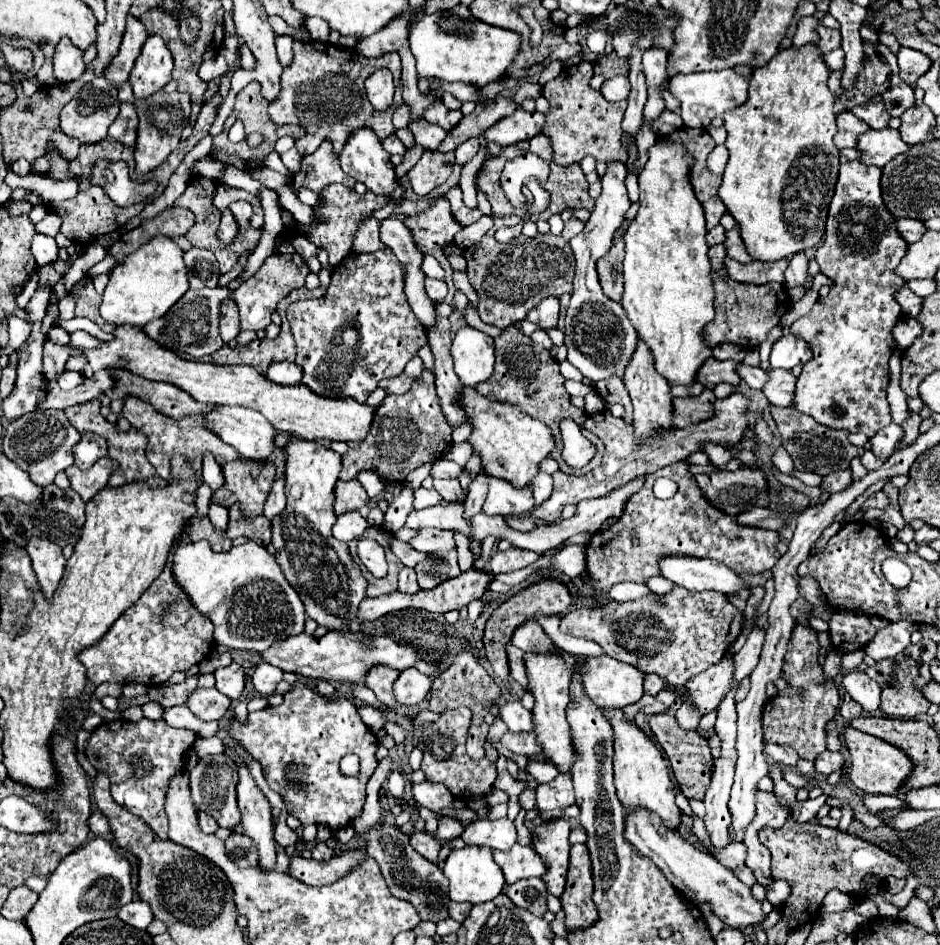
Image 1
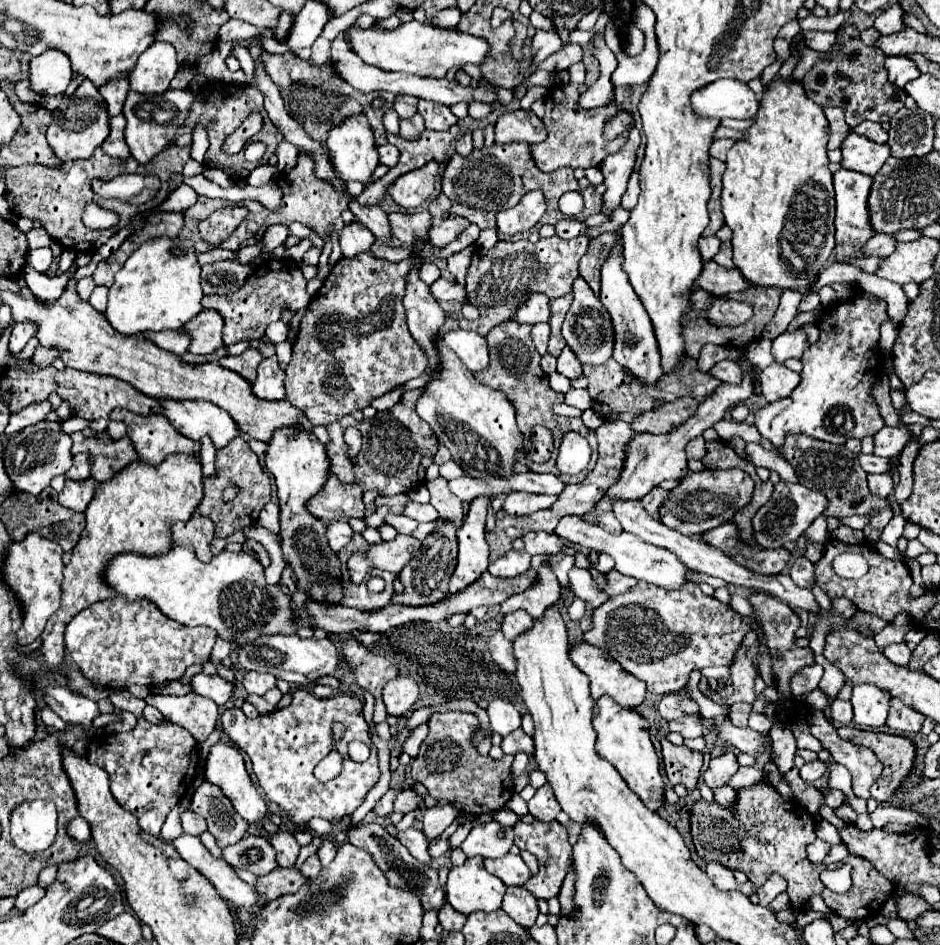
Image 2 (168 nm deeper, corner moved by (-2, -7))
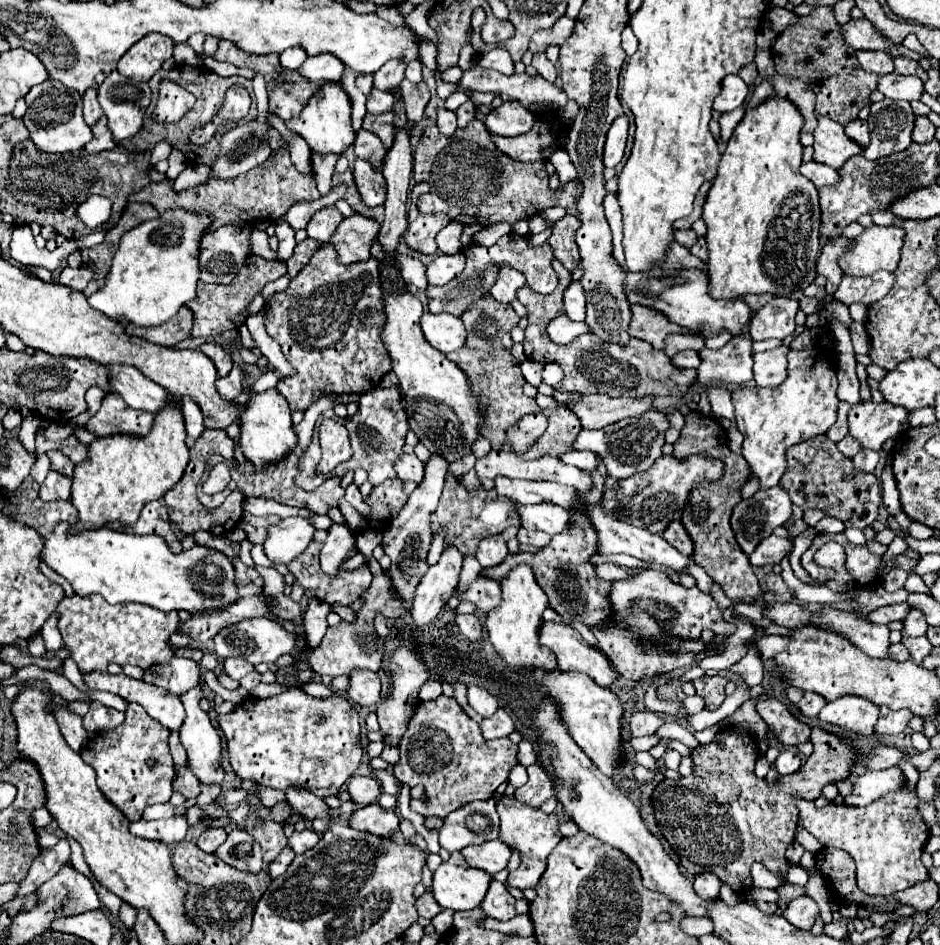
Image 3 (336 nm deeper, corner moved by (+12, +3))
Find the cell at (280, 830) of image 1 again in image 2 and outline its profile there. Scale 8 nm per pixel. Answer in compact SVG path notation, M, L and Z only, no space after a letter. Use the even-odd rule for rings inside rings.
M277 831L269 837L269 843L277 851L277 863L279 867L293 867L299 855L299 845L295 837L289 831Z

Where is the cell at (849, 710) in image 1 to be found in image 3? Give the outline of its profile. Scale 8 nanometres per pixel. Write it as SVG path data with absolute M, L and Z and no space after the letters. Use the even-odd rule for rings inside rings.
M805 693L803 699L799 701L799 709L801 709L801 713L807 715L807 717L817 717L819 709L825 707L825 703L827 703L825 697L821 697L819 693Z

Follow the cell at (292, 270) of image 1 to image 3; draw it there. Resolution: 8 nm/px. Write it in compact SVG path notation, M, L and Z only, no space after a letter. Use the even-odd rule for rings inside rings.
M251 255L247 257L245 265L241 267L241 271L237 273L237 277L229 283L229 285L209 285L199 281L197 283L197 297L193 301L189 301L189 309L195 315L193 321L193 337L217 337L225 331L235 329L235 325L241 325L247 317L247 307L251 305L251 301L261 295L265 283L275 281L279 277L283 277L287 273L285 263L283 261L267 261L259 255Z

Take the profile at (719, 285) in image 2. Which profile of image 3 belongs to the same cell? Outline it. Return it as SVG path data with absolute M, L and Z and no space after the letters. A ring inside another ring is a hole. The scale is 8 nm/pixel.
M673 243L667 259L661 261L661 267L669 267L669 269L703 269L705 271L705 261L701 261L699 257L693 257L691 251L679 243Z

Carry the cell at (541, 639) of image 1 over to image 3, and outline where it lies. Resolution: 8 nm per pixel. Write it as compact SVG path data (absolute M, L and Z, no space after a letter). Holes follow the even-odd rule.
M483 577L475 579L471 583L471 587L461 595L461 599L475 603L483 613L489 613L501 601L501 585L497 581L483 579Z

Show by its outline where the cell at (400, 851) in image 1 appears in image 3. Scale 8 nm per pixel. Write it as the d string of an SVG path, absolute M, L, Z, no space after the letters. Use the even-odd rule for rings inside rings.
M287 789L285 795L287 795L289 805L305 819L309 819L309 821L323 819L327 823L331 821L331 809L321 797L313 797L313 793L309 793L305 789Z

